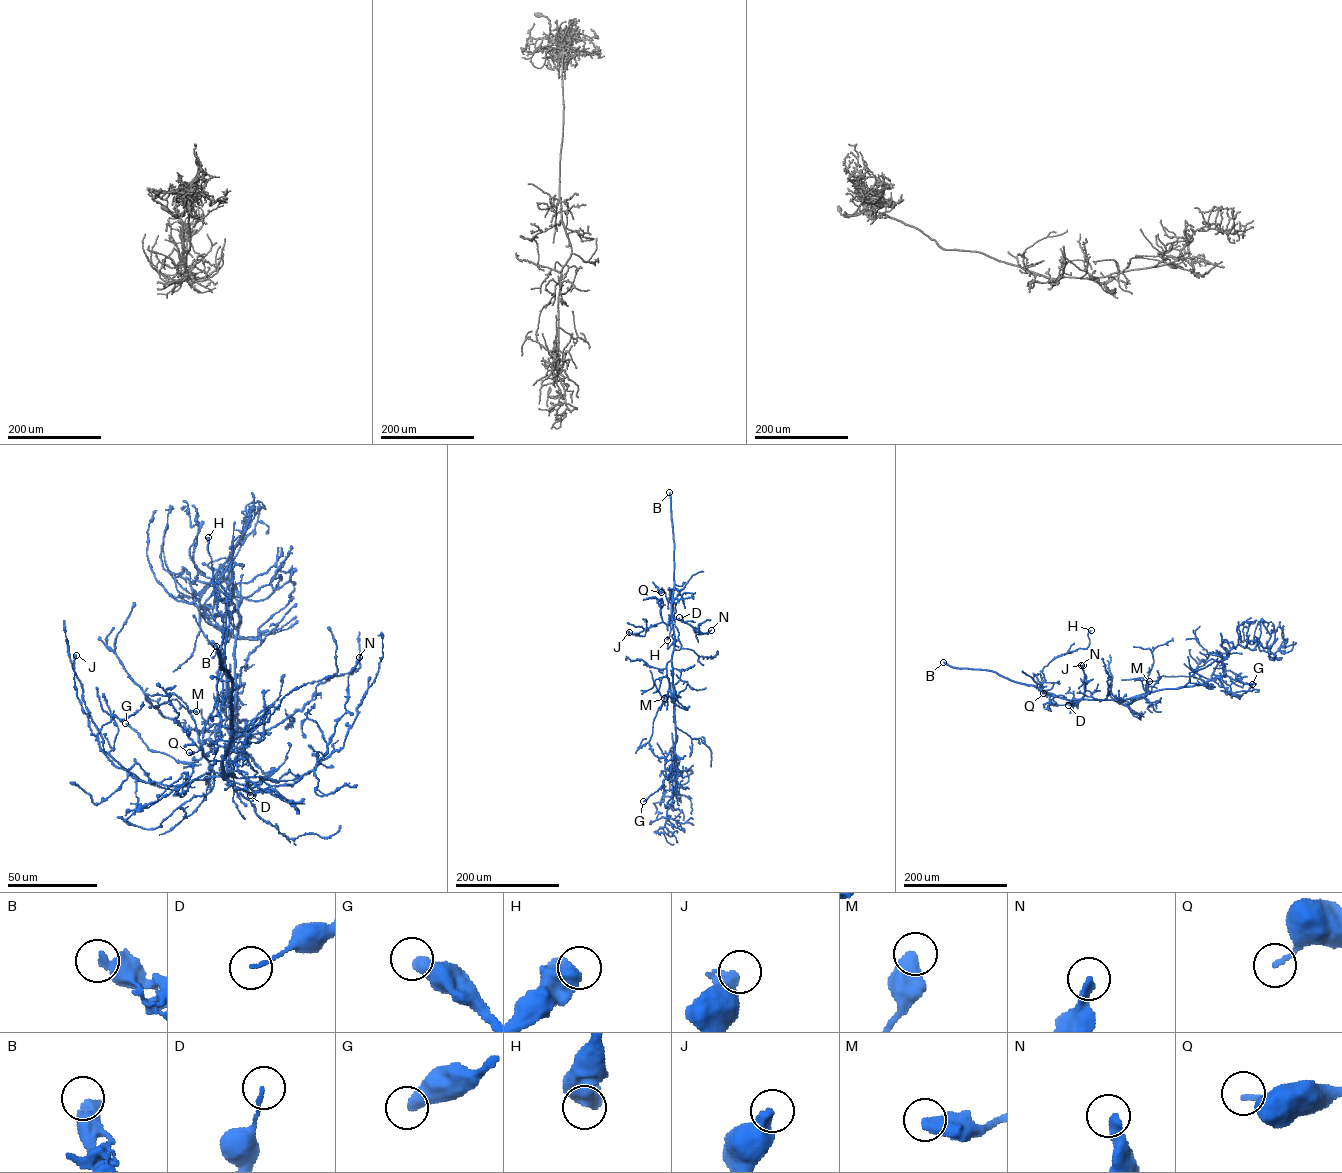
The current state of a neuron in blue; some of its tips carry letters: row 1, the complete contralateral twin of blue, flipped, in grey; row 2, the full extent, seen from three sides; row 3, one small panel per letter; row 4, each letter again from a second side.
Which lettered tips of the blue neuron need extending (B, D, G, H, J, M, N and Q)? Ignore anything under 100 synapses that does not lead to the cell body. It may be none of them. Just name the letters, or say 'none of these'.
B

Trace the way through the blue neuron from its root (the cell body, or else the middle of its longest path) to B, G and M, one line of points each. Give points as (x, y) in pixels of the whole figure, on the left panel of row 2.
B: (229, 754), (225, 778), (233, 776), (225, 776), (222, 767), (231, 736), (232, 680), (216, 646)
G: (229, 754), (236, 729), (232, 709), (224, 699), (215, 741), (196, 762), (178, 762), (152, 752), (125, 723)
M: (229, 754), (235, 724), (184, 728), (166, 718), (145, 694), (174, 694), (196, 711)

